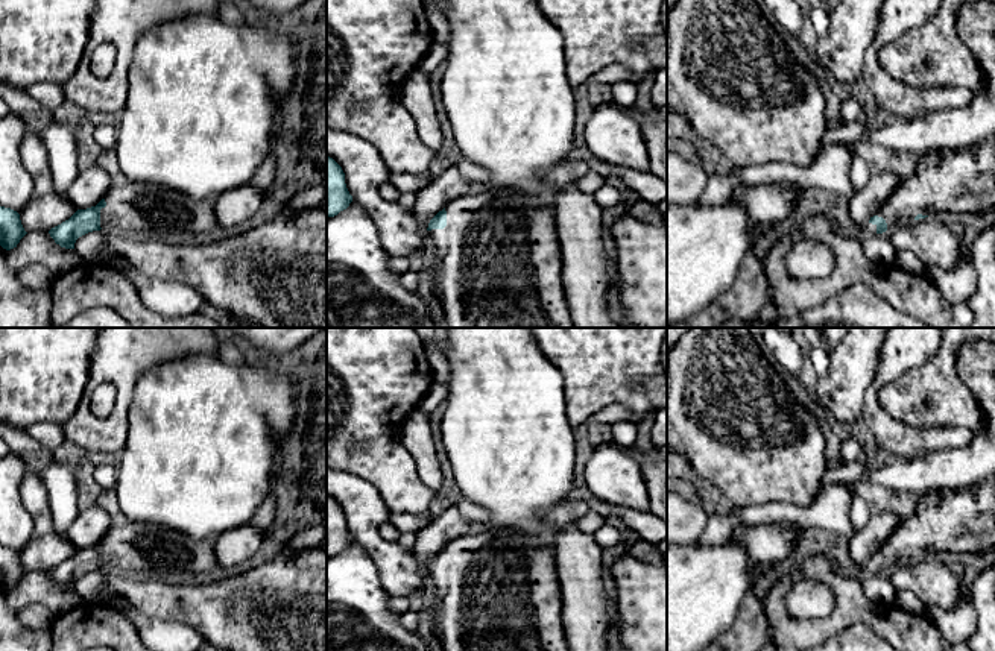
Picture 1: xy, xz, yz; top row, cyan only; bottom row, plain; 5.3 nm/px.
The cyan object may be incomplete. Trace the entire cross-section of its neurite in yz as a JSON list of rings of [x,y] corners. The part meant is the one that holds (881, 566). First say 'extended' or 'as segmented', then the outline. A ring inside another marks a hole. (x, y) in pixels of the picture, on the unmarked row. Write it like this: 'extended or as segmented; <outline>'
extended; [[[995,484],[921,496],[916,513],[902,519],[863,566],[864,574],[889,574],[895,566],[942,552],[981,552],[995,548]]]

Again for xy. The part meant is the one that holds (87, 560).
extended; [[[120,517],[96,546],[77,549],[49,574],[61,587],[74,589],[79,577],[100,569],[128,577],[150,577],[170,571],[201,574],[216,565],[214,546],[210,542],[193,540],[156,524]]]

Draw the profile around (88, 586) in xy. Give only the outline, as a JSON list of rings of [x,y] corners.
[[[93,571],[79,577],[74,583],[74,590],[81,595],[82,604],[99,604],[97,595],[103,587],[102,571]]]

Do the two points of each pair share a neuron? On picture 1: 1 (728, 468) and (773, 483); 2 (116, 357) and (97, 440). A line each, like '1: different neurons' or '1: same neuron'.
1: same neuron
2: same neuron

